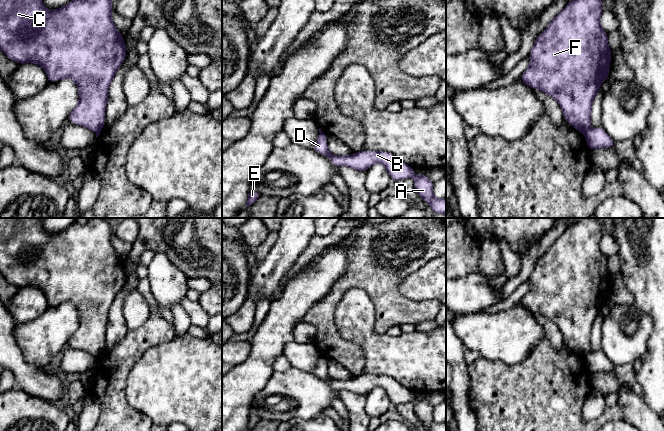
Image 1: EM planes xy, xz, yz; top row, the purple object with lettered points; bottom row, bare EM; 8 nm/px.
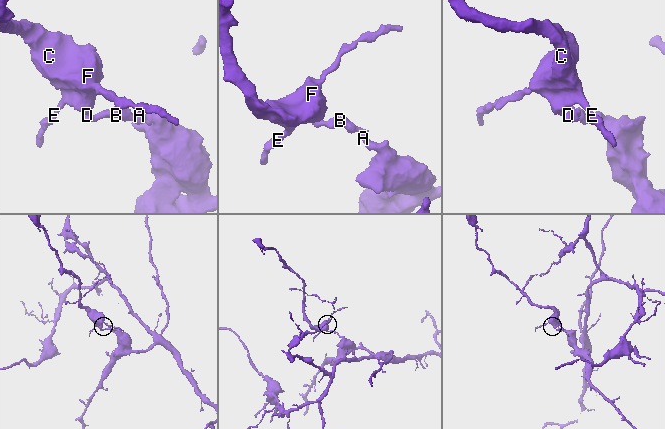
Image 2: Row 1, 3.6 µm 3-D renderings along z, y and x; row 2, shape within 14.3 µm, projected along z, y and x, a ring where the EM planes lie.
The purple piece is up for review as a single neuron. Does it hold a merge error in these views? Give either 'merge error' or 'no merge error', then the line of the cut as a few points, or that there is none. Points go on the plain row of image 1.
merge error; cut yz (589, 351), (584, 358)

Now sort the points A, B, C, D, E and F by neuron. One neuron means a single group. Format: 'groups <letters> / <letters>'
groups A B D / C E F

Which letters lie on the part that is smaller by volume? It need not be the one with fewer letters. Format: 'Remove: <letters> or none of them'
Remove: C, E, F

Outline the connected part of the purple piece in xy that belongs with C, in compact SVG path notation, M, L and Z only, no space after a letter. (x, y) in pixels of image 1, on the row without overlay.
M0 218L0 273L18 288L40 289L50 306L65 302L73 304L79 313L79 326L68 345L95 357L104 351L109 310L127 278L123 259L111 243L112 226L107 218L90 218L84 225L75 222L64 231L51 235L44 230L40 218Z

